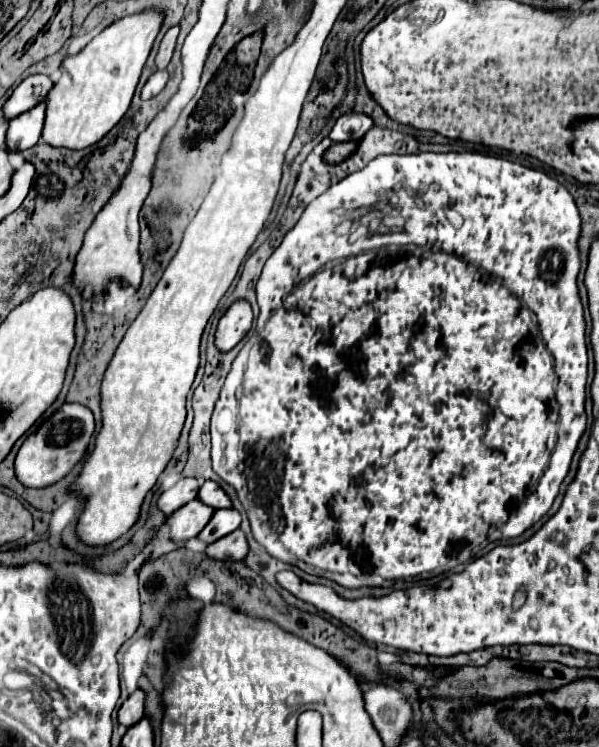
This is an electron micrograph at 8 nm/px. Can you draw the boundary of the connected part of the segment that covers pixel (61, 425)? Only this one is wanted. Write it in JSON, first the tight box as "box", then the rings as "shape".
{"box":[16,404,94,488],"shape":[[[62,404],[60,410],[56,410],[48,420],[44,420],[40,428],[22,442],[16,454],[16,478],[24,486],[32,488],[44,488],[60,482],[74,470],[78,462],[82,462],[94,428],[94,414],[88,408],[84,408],[82,404]]]}

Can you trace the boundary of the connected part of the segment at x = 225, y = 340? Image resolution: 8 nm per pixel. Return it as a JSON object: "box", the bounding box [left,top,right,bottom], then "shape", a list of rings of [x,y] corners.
{"box":[214,300,252,352],"shape":[[[238,300],[220,318],[214,334],[214,346],[220,352],[228,352],[246,336],[250,328],[252,328],[252,308],[248,302]]]}

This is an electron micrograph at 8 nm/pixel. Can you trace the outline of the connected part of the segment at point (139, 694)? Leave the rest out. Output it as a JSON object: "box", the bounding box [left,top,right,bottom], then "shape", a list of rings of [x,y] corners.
{"box":[118,688,146,728],"shape":[[[138,688],[134,694],[126,698],[122,708],[118,710],[118,722],[124,724],[126,728],[136,724],[144,716],[144,702],[146,702],[146,694]]]}

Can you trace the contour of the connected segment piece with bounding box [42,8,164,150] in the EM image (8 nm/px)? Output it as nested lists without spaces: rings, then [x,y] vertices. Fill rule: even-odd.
[[[146,8],[124,16],[94,36],[76,56],[64,58],[60,64],[62,76],[46,94],[46,122],[42,136],[48,144],[80,150],[98,142],[114,128],[130,106],[142,66],[160,32],[162,20],[164,12],[158,8]]]

